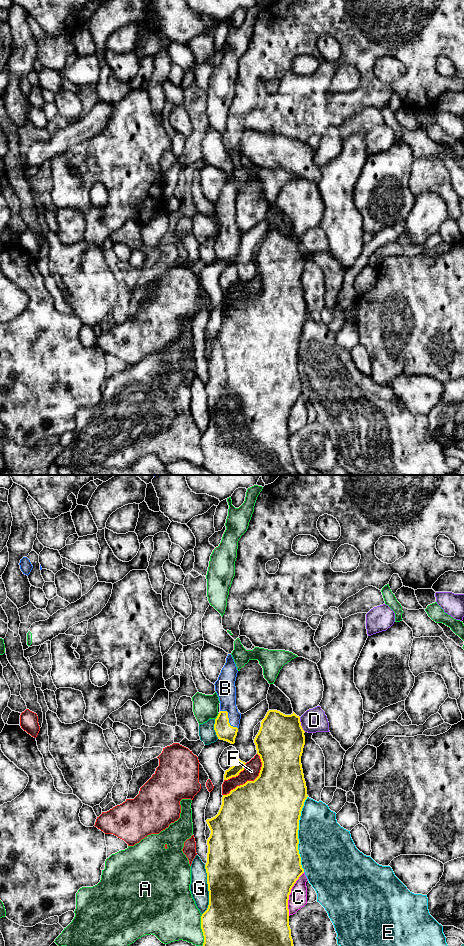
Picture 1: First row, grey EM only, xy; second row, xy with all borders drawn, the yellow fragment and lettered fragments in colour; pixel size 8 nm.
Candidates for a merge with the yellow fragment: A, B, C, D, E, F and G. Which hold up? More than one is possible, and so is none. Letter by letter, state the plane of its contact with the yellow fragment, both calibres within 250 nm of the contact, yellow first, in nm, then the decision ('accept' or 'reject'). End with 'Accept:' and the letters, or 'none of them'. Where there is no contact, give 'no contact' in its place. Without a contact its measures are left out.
A: xy | 420/380 nm | reject
B: xy | 140/160 nm | accept
C: xy | 500/140 nm | reject
D: xy | 380/190 nm | reject
E: xy | 500/420 nm | reject
F: xy | 500/130 nm | reject
G: xy | 500/140 nm | reject
Accept: B

